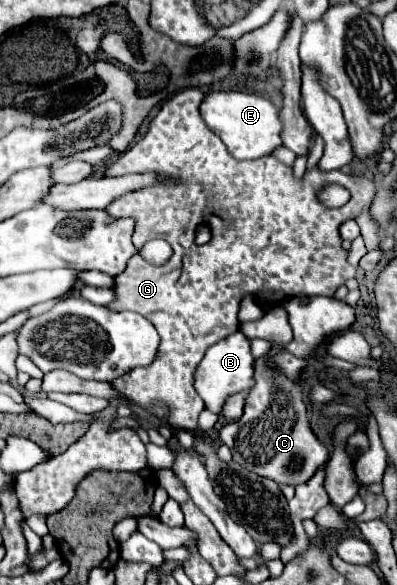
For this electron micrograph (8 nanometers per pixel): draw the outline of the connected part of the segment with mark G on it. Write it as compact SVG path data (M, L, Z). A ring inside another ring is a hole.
M188 87L188 89L182 89L182 91L174 93L168 101L164 101L164 105L162 105L162 109L158 111L158 115L150 121L148 133L146 133L134 147L126 149L126 151L110 165L110 169L106 171L108 177L118 177L118 175L126 175L126 173L148 173L148 171L158 171L158 173L168 173L168 175L180 177L180 181L184 181L184 183L178 183L178 185L156 185L156 187L150 187L150 189L142 189L142 191L138 191L138 193L128 193L128 195L116 199L110 207L106 207L106 211L108 211L112 217L134 217L134 219L136 219L136 231L134 231L132 241L134 241L134 247L136 247L138 251L140 251L140 249L144 247L144 243L150 241L150 239L164 239L164 241L170 243L170 247L172 247L172 251L174 251L172 257L170 257L164 265L152 265L152 263L144 261L140 253L132 255L132 259L128 261L126 271L120 273L120 275L116 277L116 283L114 283L114 291L116 291L116 297L118 297L118 299L116 299L114 303L110 303L108 307L114 309L114 311L126 311L126 309L128 309L128 311L140 313L142 317L146 317L146 319L158 329L158 335L160 335L160 339L162 339L156 361L154 361L150 367L136 367L136 369L132 369L132 371L128 371L126 375L118 377L118 379L114 381L114 387L120 389L120 391L130 391L130 399L136 399L136 401L140 403L140 406L147 412L154 415L163 423L167 423L178 429L198 429L198 415L204 411L204 401L200 399L200 395L198 395L196 389L194 389L194 371L196 371L198 363L202 361L202 357L204 357L204 353L206 353L206 349L208 349L210 345L214 345L214 343L226 339L228 335L232 335L232 333L236 333L236 331L240 329L238 305L240 305L240 301L242 301L242 297L244 297L246 293L256 295L258 301L264 301L268 307L272 307L272 305L280 303L282 299L288 299L288 297L294 297L294 295L334 295L336 289L338 289L340 285L344 285L348 279L352 279L352 277L356 275L356 267L348 263L348 251L342 247L342 239L340 239L338 227L340 227L346 219L354 219L366 205L370 205L372 199L374 199L374 191L376 191L374 183L368 181L366 177L348 177L348 175L342 173L342 171L320 173L316 167L314 167L312 171L308 171L308 173L304 175L304 179L298 181L298 179L292 175L292 169L286 167L284 163L280 163L280 161L278 161L276 157L272 157L272 155L262 157L262 159L258 159L258 161L238 161L238 159L234 159L234 157L226 151L226 145L222 143L222 139L220 139L218 135L214 135L214 133L208 129L208 125L202 121L200 105L202 105L202 97L204 97L204 95L206 95L206 93L204 93L200 87ZM328 183L336 183L336 185L346 187L346 189L350 191L350 195L352 195L350 201L348 201L346 205L342 205L342 207L336 207L336 209L330 209L330 207L322 205L320 199L318 199L318 191L320 191L324 185L328 185ZM200 223L208 223L208 227L212 229L212 241L210 241L208 245L202 245L202 247L194 243L194 233L196 233L196 227L198 227Z

